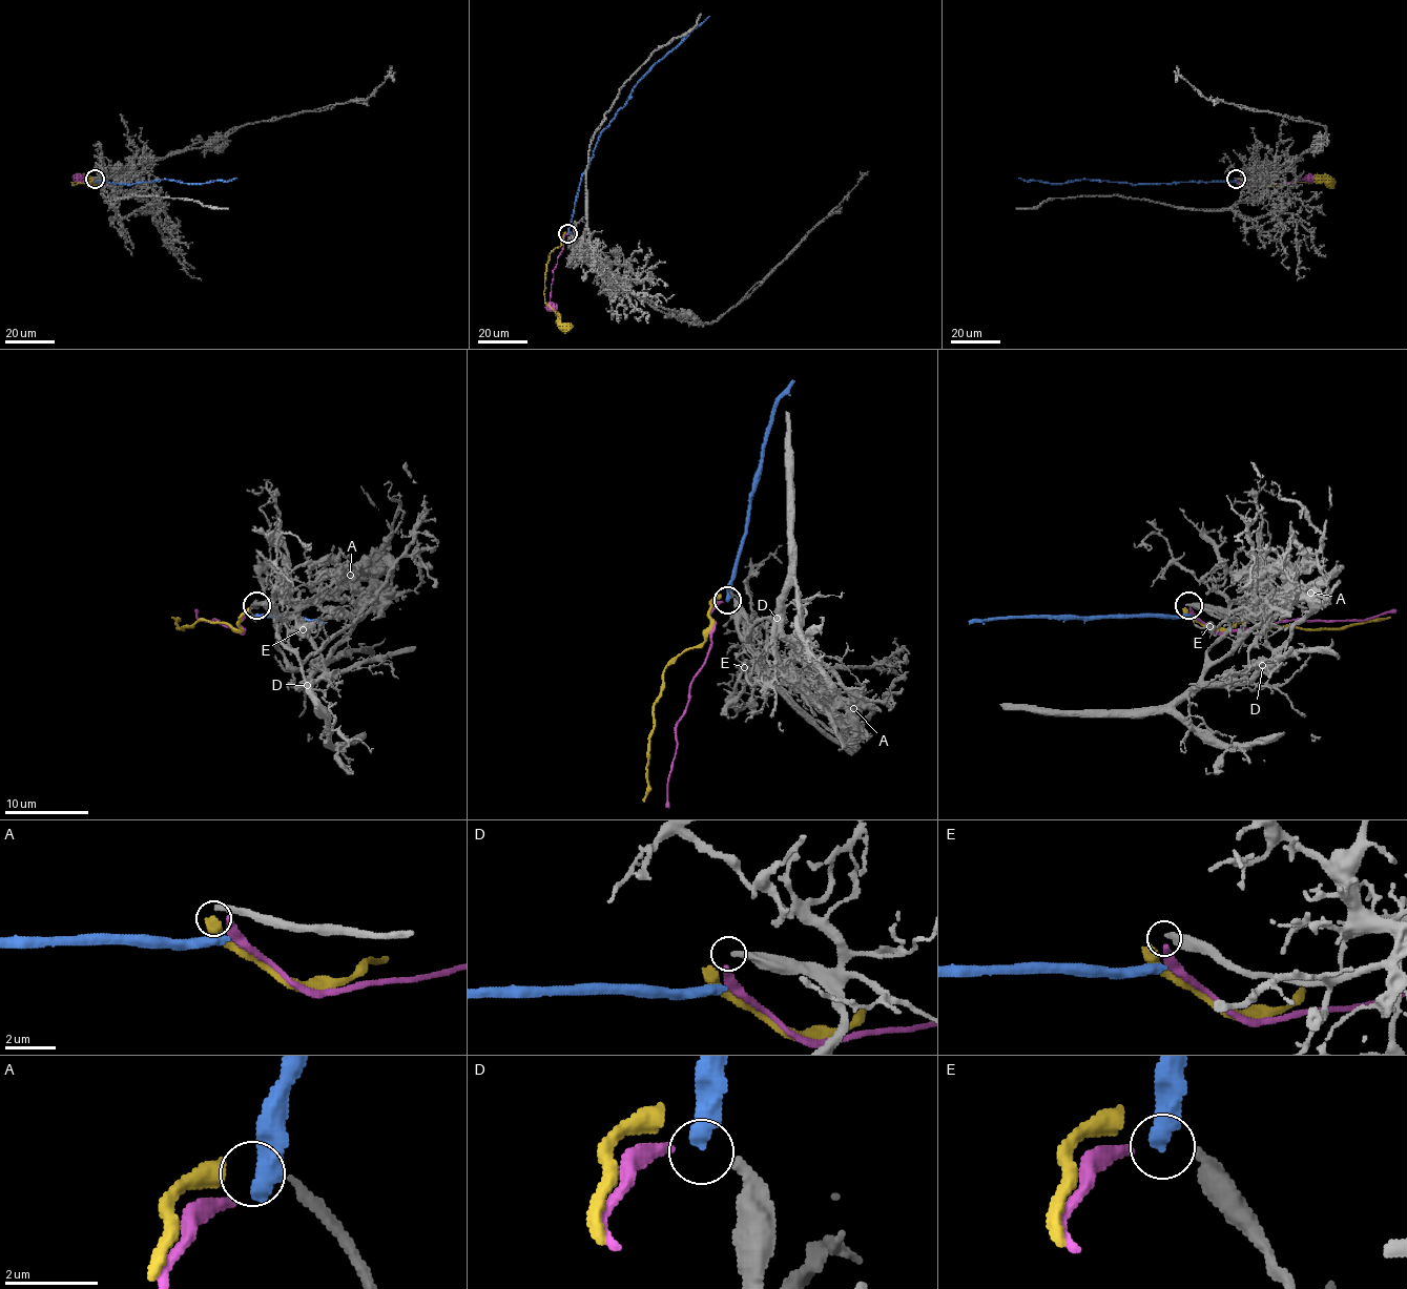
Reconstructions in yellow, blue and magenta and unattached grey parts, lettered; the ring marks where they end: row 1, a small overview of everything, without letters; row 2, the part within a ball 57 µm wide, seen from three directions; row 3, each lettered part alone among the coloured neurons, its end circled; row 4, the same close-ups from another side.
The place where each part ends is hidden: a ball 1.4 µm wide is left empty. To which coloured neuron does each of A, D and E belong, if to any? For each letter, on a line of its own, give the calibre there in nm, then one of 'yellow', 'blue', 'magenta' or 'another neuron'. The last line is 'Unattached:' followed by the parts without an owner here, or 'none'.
A: 240 nm | yellow
D: 360 nm | another neuron
E: 400 nm | magenta
Unattached: D

